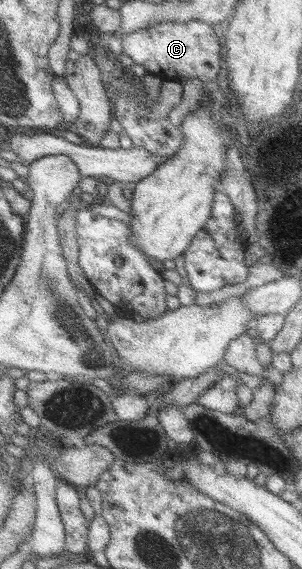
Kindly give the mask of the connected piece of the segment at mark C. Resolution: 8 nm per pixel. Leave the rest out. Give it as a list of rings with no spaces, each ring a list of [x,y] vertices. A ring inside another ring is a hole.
[[[194,19],[186,23],[154,23],[148,28],[131,31],[121,37],[121,52],[161,80],[196,78],[209,83],[215,80],[220,68],[220,45],[213,26]]]

